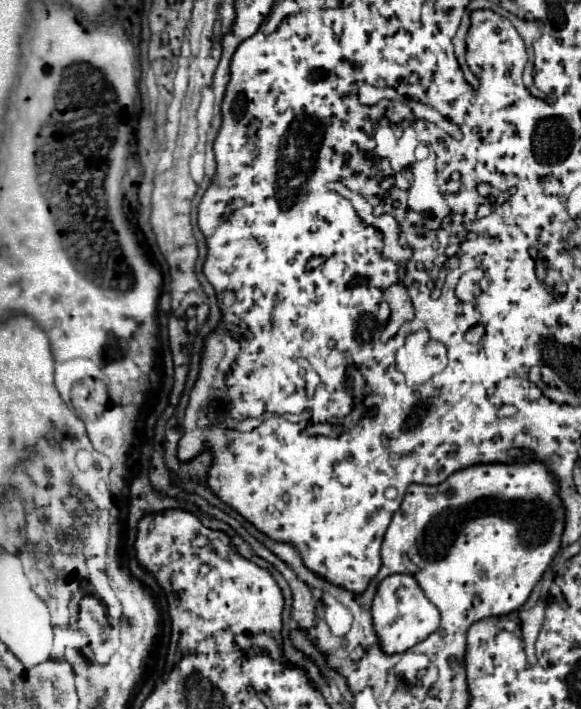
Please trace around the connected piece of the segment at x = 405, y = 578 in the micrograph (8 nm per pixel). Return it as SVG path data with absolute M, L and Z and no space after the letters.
M392 574L384 578L382 584L378 586L372 604L372 624L374 624L374 632L378 632L380 648L392 656L410 650L412 646L426 640L432 632L436 632L440 628L440 612L424 596L412 574Z

